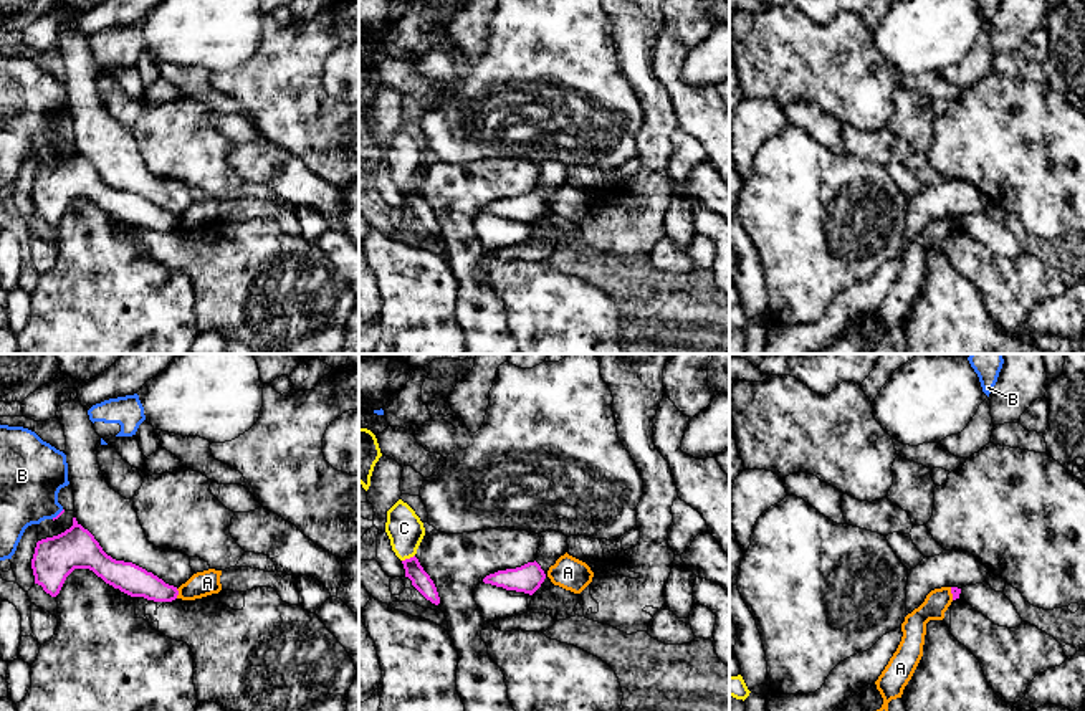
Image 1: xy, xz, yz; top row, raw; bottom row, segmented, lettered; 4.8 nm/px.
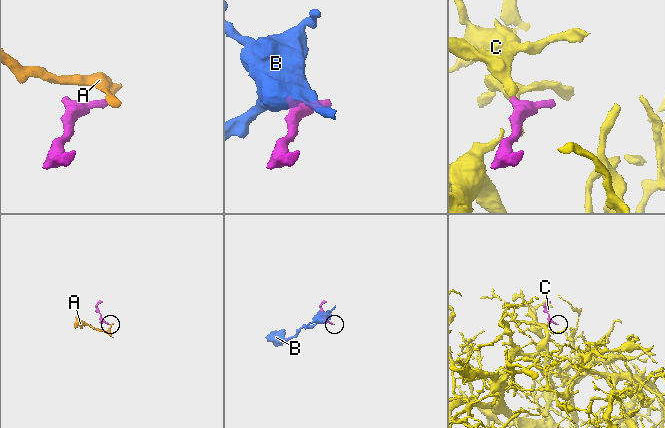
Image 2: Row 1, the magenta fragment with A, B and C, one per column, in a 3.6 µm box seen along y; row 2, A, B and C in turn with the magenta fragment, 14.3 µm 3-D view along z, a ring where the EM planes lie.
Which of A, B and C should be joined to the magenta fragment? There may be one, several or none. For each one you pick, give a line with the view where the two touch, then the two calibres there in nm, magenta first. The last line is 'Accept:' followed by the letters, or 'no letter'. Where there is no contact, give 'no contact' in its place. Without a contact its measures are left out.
C: meets magenta in xz; 90 nm thick on the magenta side, 180 nm on the other
Accept: C

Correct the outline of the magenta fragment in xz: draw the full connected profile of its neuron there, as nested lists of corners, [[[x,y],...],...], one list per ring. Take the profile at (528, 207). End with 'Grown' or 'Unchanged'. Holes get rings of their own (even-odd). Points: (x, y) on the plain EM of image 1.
[[[534,190],[516,198],[506,198],[490,203],[483,208],[483,212],[503,217],[506,220],[516,220],[533,225],[541,217],[544,208],[544,200]]]. Unchanged

